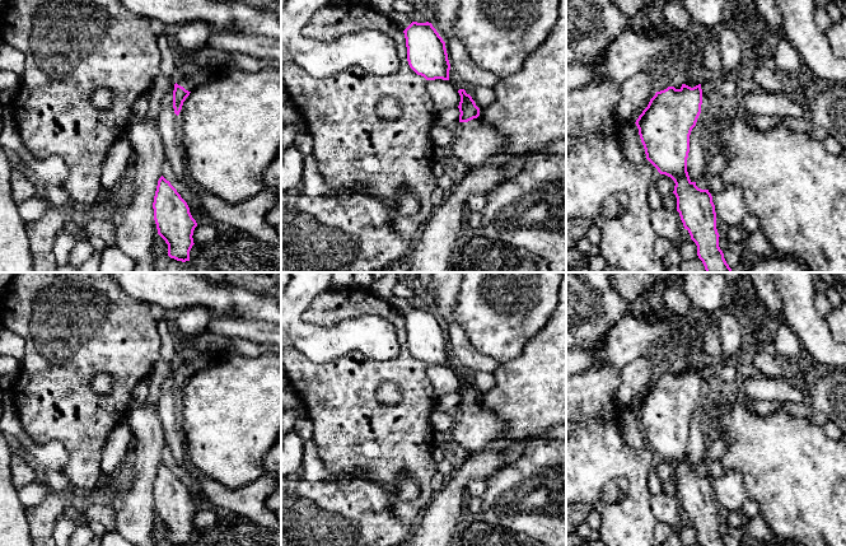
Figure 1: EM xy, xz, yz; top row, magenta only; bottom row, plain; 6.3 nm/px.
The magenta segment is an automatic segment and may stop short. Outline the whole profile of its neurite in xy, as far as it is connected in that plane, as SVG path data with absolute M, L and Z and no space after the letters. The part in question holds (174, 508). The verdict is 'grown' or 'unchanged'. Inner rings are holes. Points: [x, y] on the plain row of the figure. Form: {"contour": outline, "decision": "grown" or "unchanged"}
{"contour": "M163 461L158 466L153 494L158 519L168 529L168 541L177 546L190 546L197 508L187 487Z", "decision": "unchanged"}

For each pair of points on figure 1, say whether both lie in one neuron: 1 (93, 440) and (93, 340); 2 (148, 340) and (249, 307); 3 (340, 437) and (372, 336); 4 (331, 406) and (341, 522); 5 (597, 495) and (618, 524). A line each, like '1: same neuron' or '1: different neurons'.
1: same neuron
2: different neurons
3: different neurons
4: different neurons
5: same neuron

